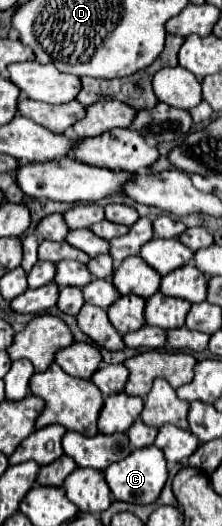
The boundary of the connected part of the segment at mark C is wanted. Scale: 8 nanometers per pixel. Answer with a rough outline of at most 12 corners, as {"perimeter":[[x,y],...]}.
{"perimeter":[[135,449],[111,463],[115,499],[153,503],[167,481],[163,451]]}

